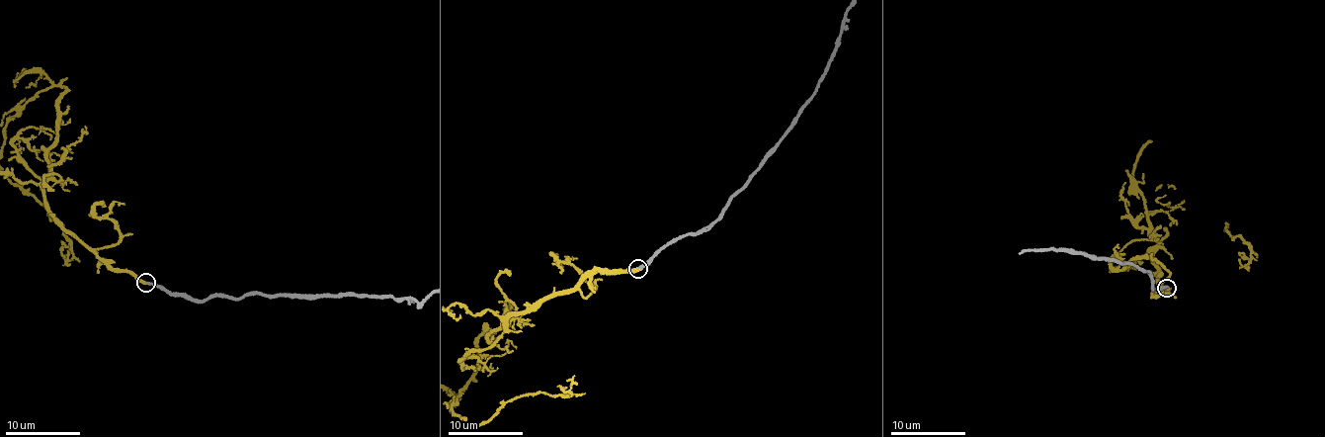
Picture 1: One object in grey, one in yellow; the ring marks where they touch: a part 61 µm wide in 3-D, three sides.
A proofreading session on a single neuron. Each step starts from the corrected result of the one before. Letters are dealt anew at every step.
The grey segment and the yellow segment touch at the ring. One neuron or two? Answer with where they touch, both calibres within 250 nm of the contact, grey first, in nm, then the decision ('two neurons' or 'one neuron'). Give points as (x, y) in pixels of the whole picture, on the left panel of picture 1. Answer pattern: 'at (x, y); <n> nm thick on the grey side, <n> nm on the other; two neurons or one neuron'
at (146, 283); 260 nm thick on the grey side, 360 nm on the other; one neuron

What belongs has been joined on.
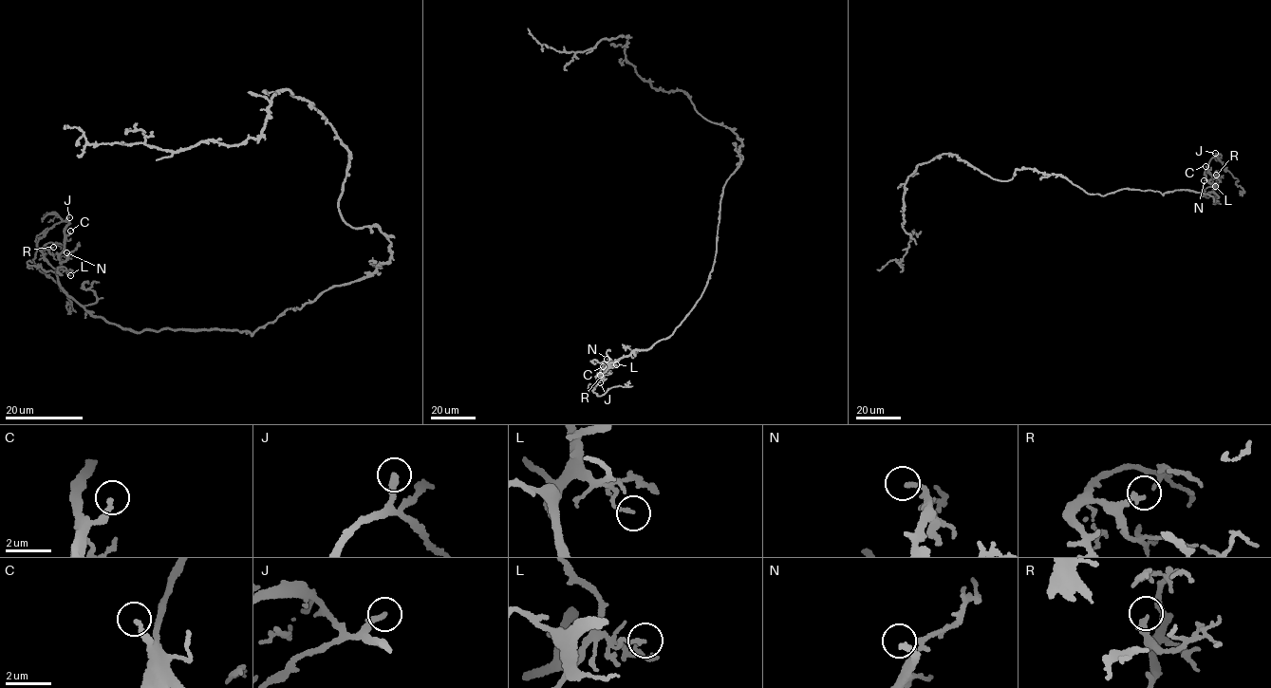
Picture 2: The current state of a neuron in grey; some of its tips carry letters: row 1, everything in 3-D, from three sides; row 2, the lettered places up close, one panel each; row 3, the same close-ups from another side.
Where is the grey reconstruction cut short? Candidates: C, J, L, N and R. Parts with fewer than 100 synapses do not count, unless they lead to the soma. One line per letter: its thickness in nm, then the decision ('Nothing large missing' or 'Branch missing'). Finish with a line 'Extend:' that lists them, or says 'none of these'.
C: Thickness 220 nm. Nothing large missing
J: Thickness 260 nm. Branch missing
L: Thickness 150 nm. Nothing large missing
N: Thickness 200 nm. Nothing large missing
R: Thickness 190 nm. Nothing large missing
Extend: J

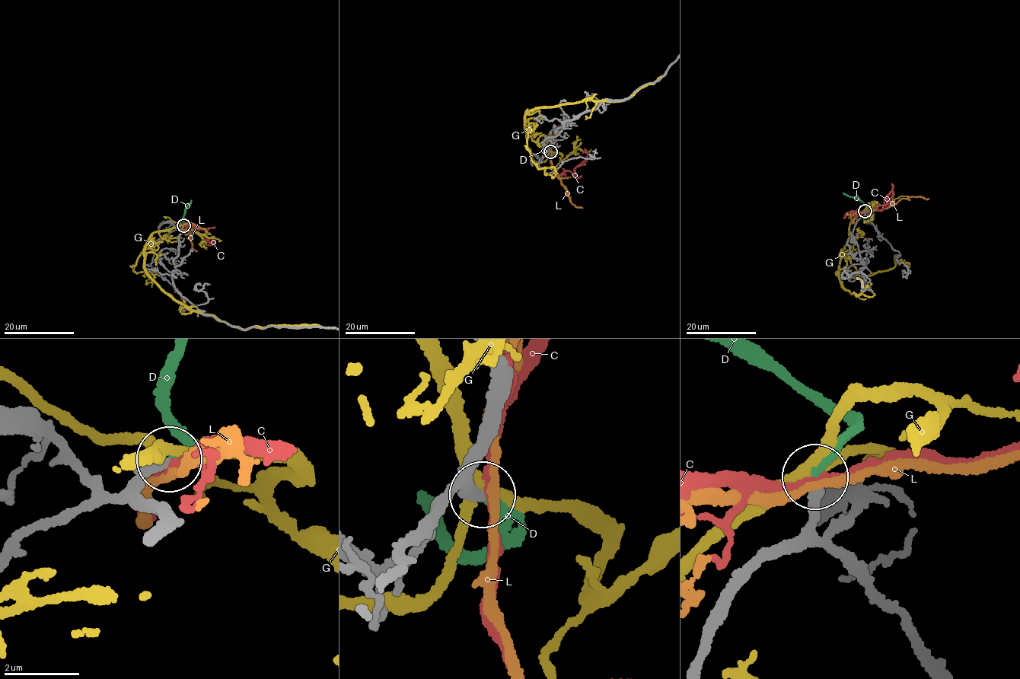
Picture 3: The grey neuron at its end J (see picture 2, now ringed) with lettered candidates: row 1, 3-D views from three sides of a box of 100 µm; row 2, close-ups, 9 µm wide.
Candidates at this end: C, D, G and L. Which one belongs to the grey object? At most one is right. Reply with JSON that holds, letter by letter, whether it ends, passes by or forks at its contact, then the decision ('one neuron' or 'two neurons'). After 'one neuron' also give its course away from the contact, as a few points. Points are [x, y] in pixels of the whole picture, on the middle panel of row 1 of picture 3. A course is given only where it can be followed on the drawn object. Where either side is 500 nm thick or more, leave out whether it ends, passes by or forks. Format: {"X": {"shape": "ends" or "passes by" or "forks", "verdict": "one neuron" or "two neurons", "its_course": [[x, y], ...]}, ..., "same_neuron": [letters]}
{"C": {"shape": "passes by", "verdict": "two neurons"}, "D": {"shape": "ends", "verdict": "one neuron", "its_course": [[549, 151], [549, 157], [543, 149], [542, 138]]}, "G": {"shape": "forks", "verdict": "two neurons"}, "L": {"shape": "passes by", "verdict": "two neurons"}, "same_neuron": ["D"]}

